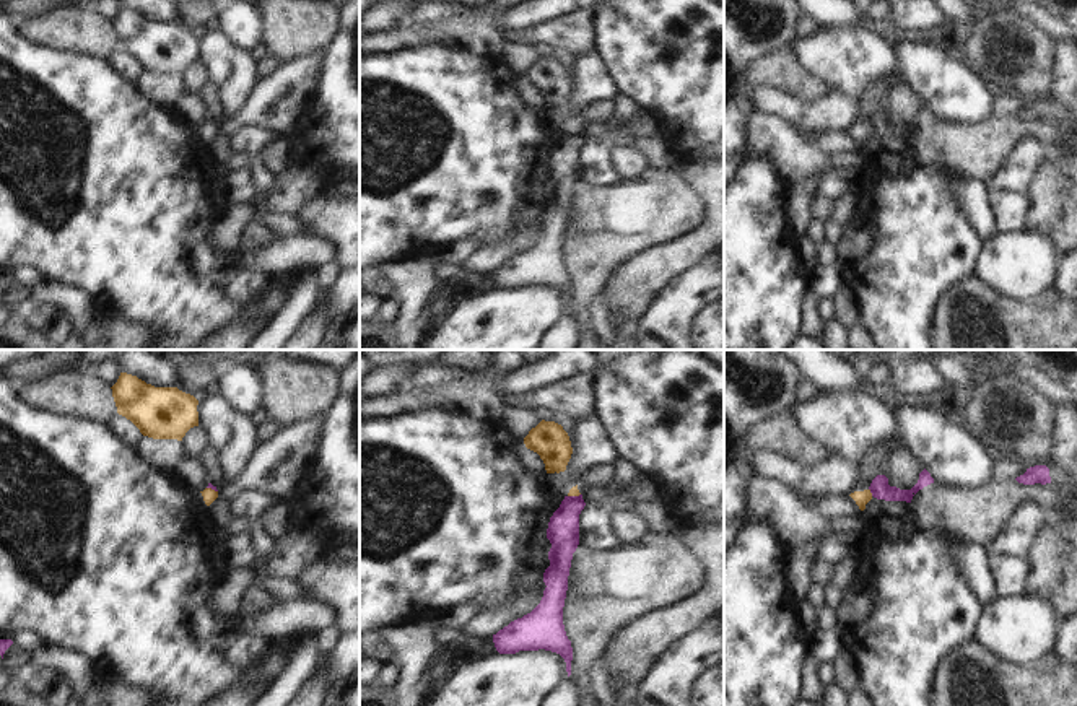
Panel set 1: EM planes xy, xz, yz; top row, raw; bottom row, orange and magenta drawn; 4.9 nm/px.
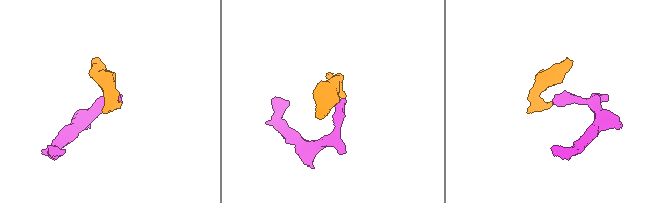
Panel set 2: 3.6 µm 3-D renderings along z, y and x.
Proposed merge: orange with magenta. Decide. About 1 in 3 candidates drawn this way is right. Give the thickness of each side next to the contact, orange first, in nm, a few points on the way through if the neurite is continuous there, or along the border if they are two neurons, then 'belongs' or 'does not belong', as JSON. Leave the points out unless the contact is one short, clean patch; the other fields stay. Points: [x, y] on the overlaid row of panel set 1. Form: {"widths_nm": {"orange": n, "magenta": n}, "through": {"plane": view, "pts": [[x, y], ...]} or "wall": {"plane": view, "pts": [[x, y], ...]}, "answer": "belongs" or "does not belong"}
{"widths_nm": {"orange": 70, "magenta": 90}, "wall": {"plane": "yz", "pts": [[869, 488], [872, 495]]}, "answer": "does not belong"}

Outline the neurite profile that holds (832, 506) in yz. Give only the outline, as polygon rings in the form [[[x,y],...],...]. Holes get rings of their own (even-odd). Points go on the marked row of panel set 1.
[[[822,496],[802,501],[807,506],[818,508],[825,517],[852,519],[864,512],[851,496]]]

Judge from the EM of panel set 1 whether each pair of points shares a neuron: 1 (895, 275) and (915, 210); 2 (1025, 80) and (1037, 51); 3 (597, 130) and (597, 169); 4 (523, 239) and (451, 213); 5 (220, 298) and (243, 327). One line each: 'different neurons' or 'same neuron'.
1: same neuron
2: same neuron
3: different neurons
4: different neurons
5: different neurons

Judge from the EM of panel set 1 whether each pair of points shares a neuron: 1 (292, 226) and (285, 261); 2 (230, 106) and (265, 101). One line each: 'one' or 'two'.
1: two
2: two

